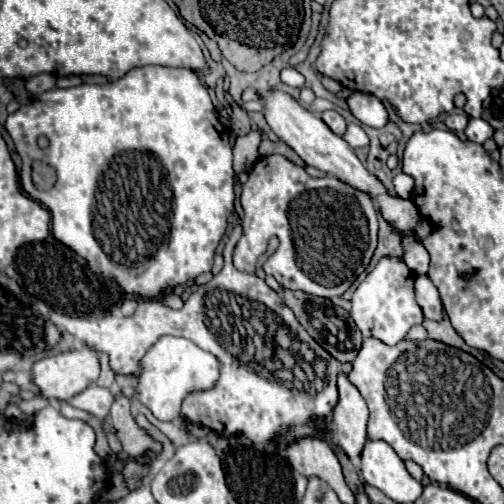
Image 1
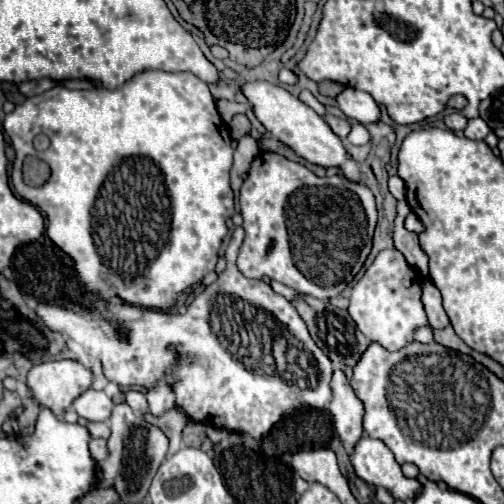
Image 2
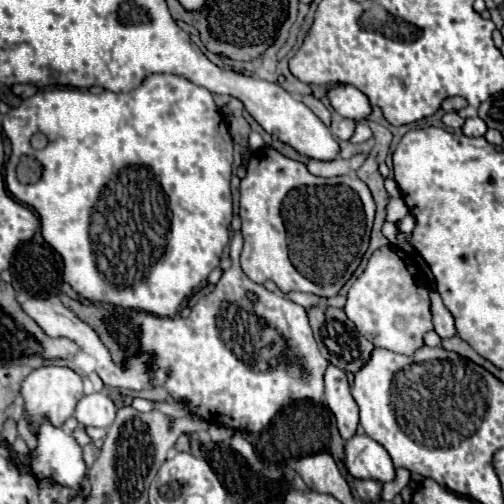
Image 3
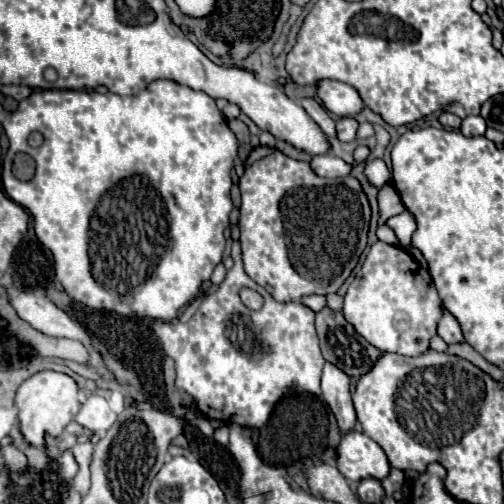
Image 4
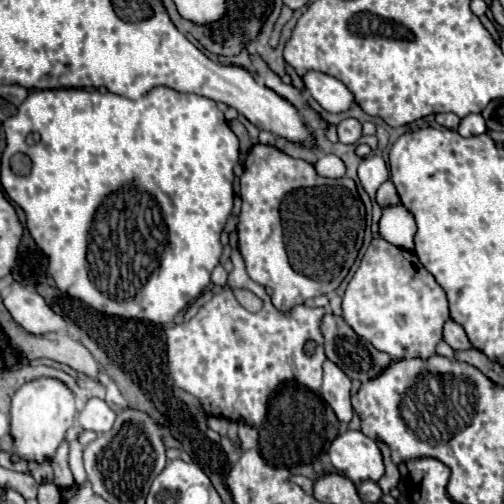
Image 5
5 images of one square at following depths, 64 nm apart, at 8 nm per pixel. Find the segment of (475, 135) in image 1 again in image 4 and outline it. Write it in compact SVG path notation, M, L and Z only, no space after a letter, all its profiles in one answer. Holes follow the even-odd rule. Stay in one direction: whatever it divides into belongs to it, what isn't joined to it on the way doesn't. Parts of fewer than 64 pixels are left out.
M468 116L462 120L462 126L460 126L460 132L464 136L480 136L486 132L486 122L482 116Z

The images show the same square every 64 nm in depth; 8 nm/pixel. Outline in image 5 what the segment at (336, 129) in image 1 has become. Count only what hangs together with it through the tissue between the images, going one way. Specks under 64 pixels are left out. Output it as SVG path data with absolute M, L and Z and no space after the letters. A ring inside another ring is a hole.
M346 118L338 124L338 138L342 144L356 144L362 136L362 124L354 118Z

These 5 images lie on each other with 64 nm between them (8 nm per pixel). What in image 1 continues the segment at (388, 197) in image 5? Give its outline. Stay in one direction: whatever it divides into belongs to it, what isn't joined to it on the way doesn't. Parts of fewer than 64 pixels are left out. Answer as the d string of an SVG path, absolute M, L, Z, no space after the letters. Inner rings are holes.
M402 232L402 260L414 274L428 272L428 252L420 244L420 240L410 232Z

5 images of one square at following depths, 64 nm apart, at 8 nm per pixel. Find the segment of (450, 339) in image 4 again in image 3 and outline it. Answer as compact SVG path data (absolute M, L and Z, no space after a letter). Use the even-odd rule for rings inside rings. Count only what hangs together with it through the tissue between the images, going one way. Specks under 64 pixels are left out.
M432 288L432 320L434 320L434 330L438 332L440 338L452 338L452 336L456 336L454 318L446 310L446 306L442 304L442 300L440 300L440 296L436 294L434 288Z

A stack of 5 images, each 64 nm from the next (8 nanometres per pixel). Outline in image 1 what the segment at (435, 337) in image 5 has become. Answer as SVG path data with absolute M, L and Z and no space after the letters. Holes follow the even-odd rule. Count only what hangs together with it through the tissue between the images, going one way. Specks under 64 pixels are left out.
M384 256L378 260L374 270L368 272L352 296L350 316L364 338L378 338L380 342L394 346L406 338L414 324L424 322L422 308L416 304L414 296L414 278L414 272L398 256Z

